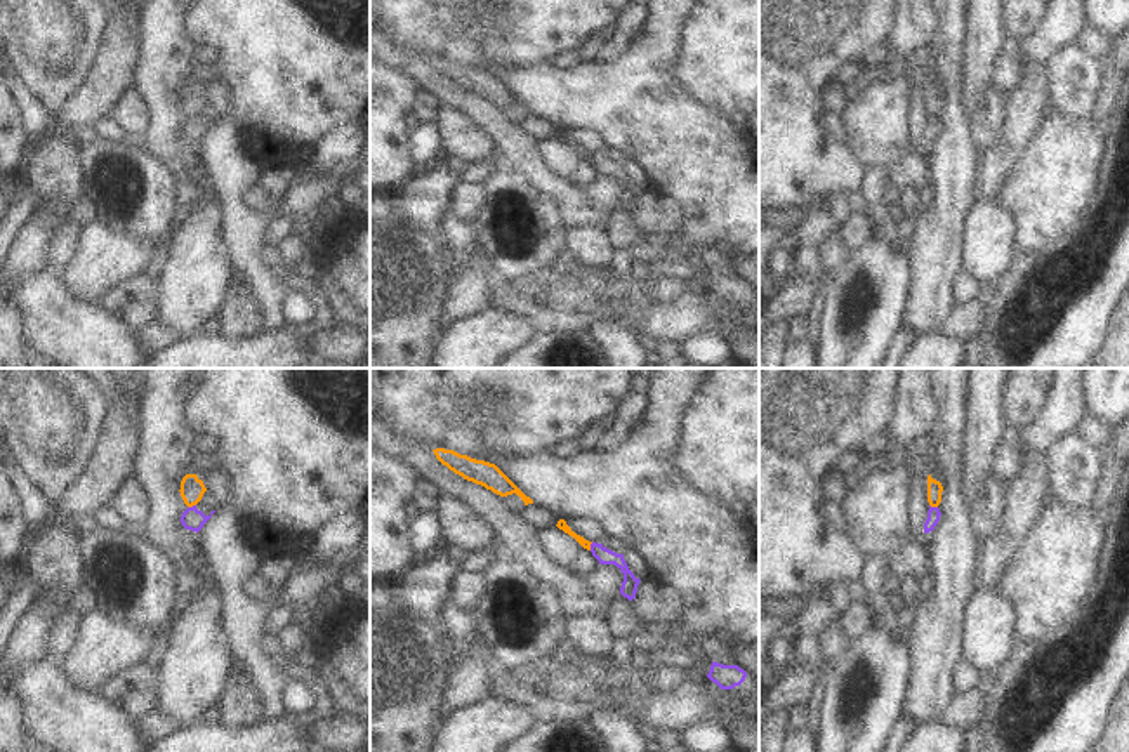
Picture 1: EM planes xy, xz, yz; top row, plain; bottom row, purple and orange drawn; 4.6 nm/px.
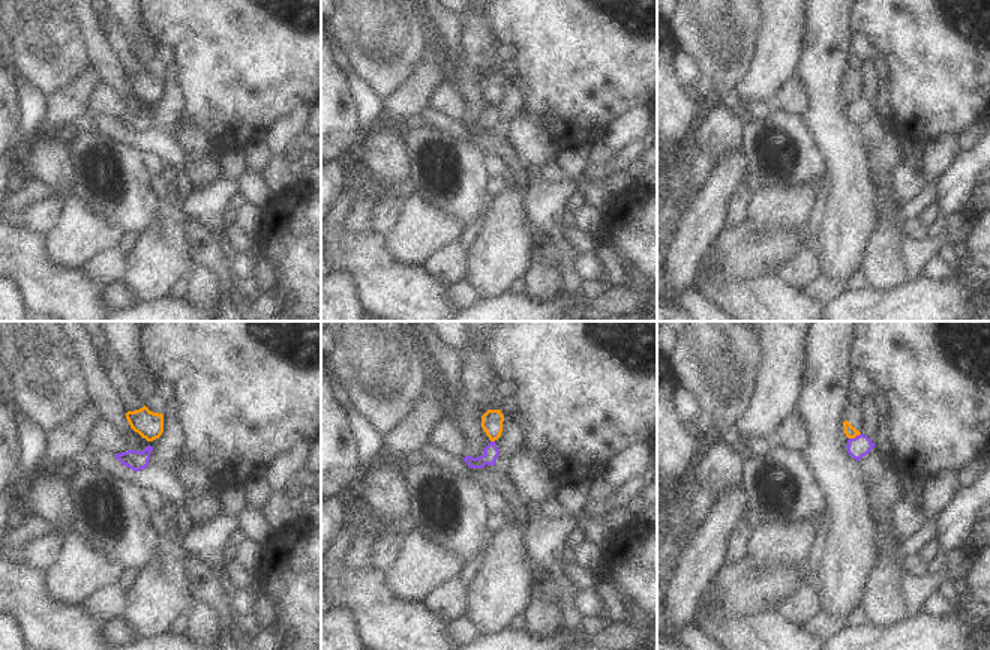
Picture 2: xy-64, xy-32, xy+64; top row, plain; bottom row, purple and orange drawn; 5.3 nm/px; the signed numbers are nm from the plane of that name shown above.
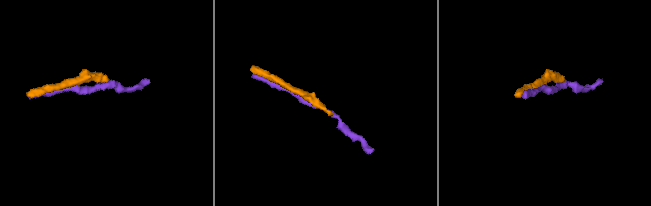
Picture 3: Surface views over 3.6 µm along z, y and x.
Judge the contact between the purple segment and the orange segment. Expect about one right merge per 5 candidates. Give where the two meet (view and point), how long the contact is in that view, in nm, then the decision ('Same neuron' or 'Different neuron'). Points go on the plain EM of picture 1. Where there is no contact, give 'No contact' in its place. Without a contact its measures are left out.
Touches purple at xy (193, 117). Shared border 40 nm. Different neuron.

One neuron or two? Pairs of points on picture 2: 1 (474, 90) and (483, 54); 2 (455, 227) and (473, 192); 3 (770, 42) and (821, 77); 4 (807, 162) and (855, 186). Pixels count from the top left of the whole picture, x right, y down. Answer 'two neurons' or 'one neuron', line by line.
1: one neuron
2: two neurons
3: two neurons
4: two neurons

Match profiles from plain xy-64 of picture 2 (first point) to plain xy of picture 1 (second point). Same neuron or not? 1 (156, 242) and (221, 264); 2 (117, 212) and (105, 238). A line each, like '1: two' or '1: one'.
1: one
2: two

